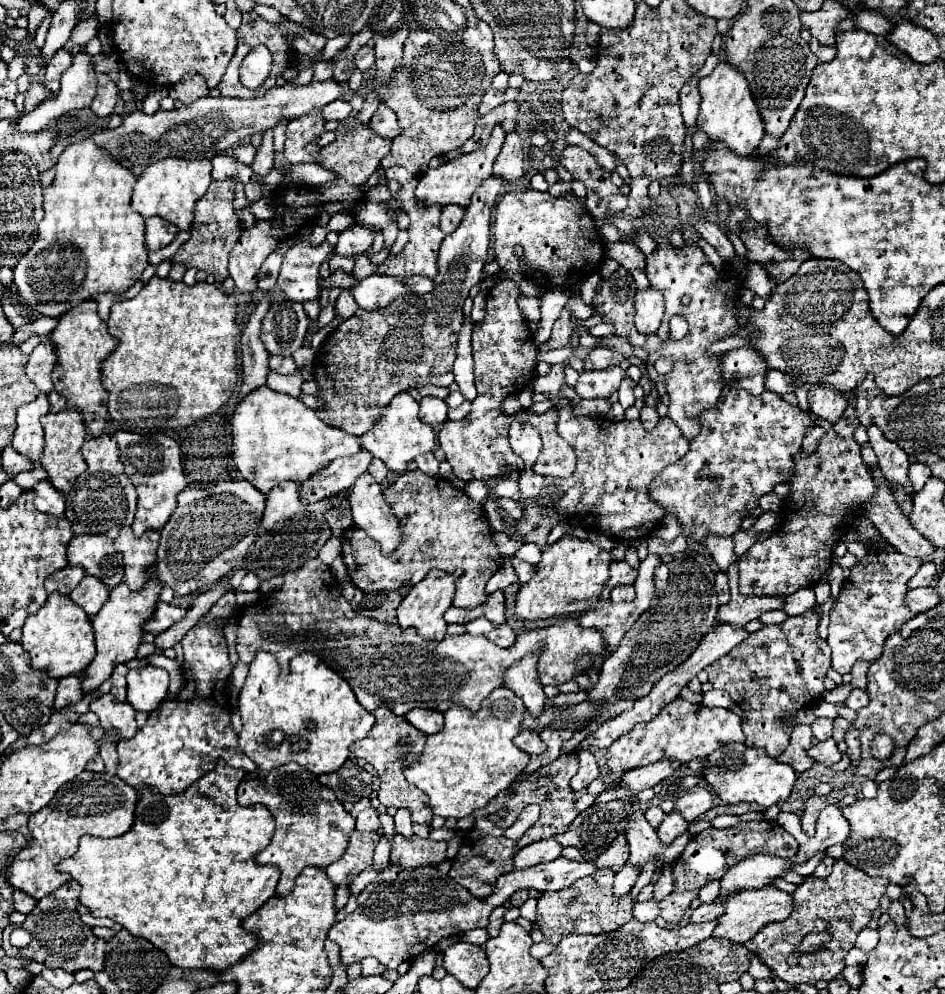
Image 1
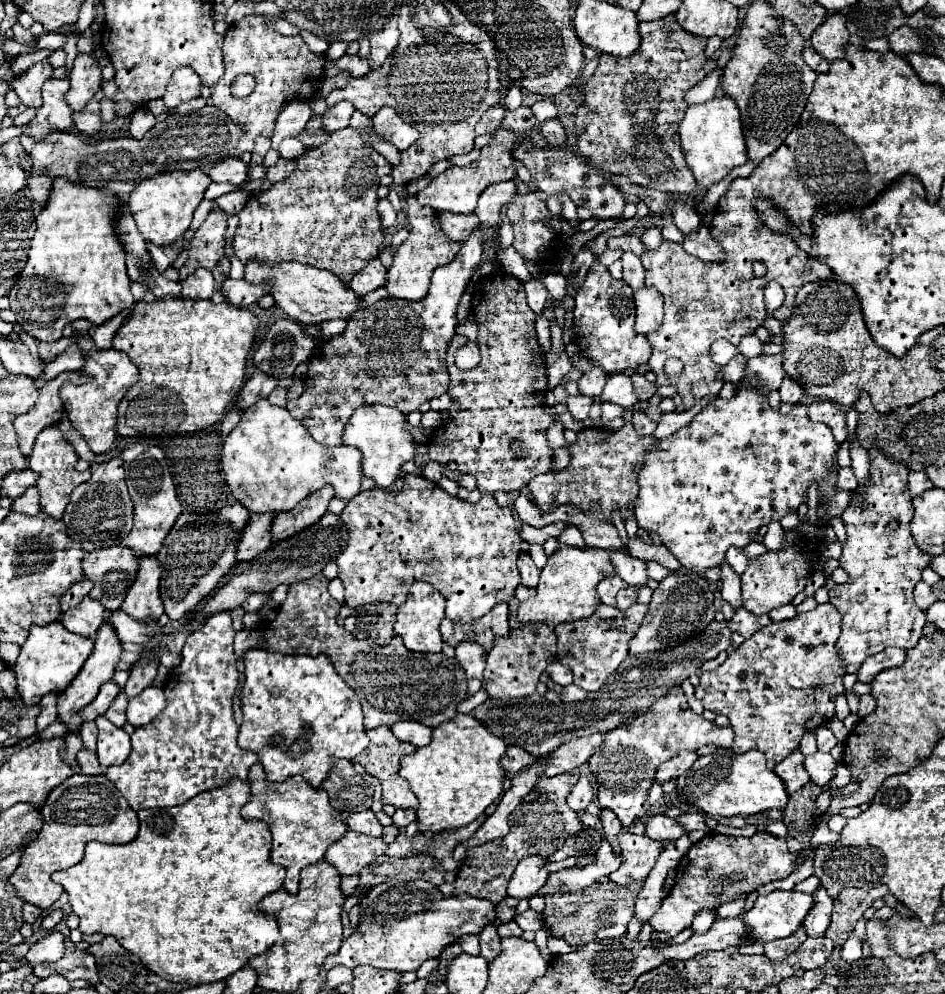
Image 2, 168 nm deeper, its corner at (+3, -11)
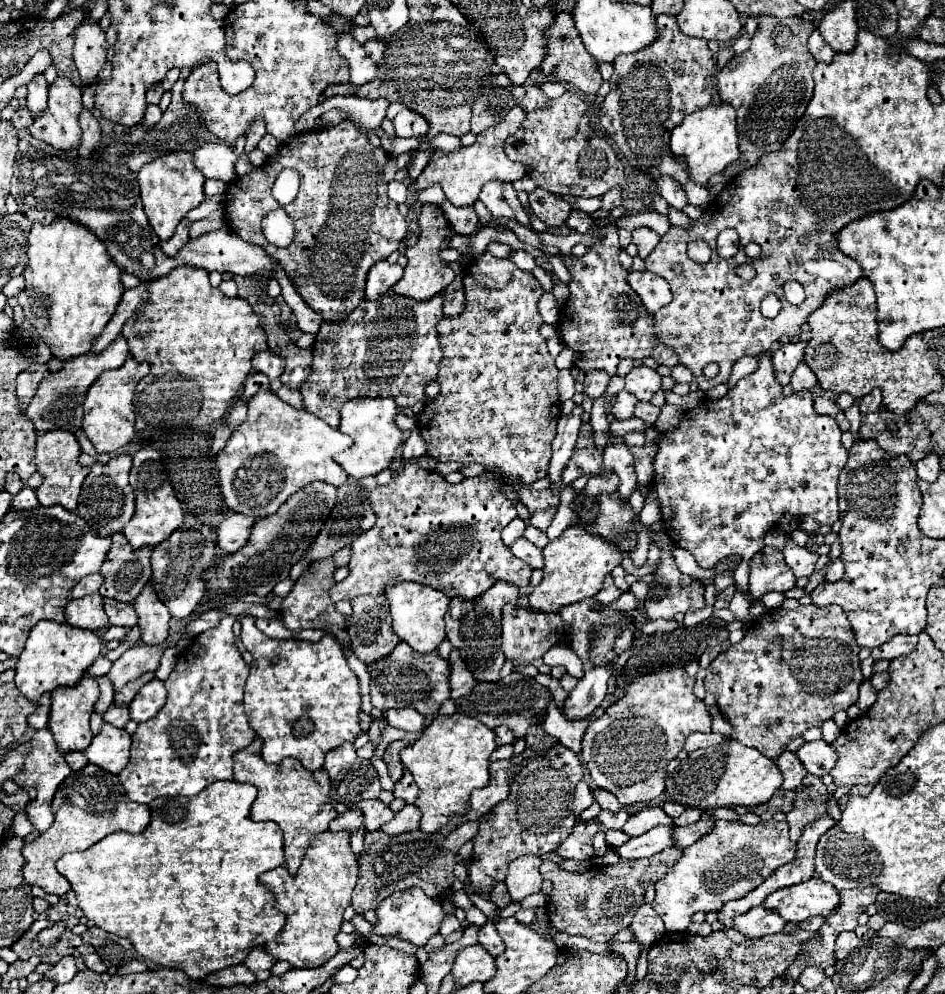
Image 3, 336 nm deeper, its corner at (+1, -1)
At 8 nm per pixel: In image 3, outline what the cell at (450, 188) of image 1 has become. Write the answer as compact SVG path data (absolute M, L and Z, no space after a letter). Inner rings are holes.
M515 106L499 124L487 128L485 132L481 132L477 136L477 142L473 146L463 146L461 150L453 152L453 154L443 154L441 150L437 150L431 158L431 162L427 164L427 168L421 172L421 176L415 180L415 186L419 190L425 190L433 184L439 184L447 196L447 200L455 206L473 206L473 202L477 200L481 188L485 182L489 180L505 180L505 182L515 182L519 178L525 176L525 168L519 162L511 162L505 156L505 138L511 136L523 122L523 110L519 106Z

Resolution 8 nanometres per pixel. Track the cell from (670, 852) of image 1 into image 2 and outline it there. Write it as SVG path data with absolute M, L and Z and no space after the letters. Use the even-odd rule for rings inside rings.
M675 686L665 696L657 698L643 714L603 734L601 748L597 748L587 762L599 784L597 800L603 808L613 810L623 826L633 824L649 810L649 788L653 786L655 772L663 762L667 762L681 750L699 750L705 744L729 748L731 742L731 728L721 728L691 712L681 686Z

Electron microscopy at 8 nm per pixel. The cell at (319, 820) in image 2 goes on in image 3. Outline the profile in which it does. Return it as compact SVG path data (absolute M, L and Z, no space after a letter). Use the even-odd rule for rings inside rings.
M255 738L245 750L233 756L235 780L249 782L257 788L257 798L251 806L253 820L273 820L279 824L285 836L285 868L289 874L297 874L301 860L309 848L309 840L327 830L329 822L337 816L331 800L331 784L325 770L307 772L297 758L285 758L279 764L265 764L261 758L263 740Z

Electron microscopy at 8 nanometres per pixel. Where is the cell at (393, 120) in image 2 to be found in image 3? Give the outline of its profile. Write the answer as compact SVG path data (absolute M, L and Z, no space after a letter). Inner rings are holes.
M389 104L387 118L393 122L399 138L419 138L419 136L425 136L429 130L427 120L415 114L413 110L405 108L403 104Z

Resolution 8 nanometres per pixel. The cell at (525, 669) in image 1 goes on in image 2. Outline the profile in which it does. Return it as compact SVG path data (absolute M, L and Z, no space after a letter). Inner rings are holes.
M525 624L513 628L507 636L495 638L491 652L487 654L487 668L483 686L491 698L525 698L535 692L541 672L555 660L555 632L547 624Z

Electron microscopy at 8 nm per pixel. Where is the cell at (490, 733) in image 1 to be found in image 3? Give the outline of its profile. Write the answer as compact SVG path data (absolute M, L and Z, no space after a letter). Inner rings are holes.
M465 714L437 716L411 746L401 750L401 762L419 786L417 806L421 810L421 832L437 832L447 824L447 814L465 814L473 788L489 784L489 756L497 748L495 730Z

